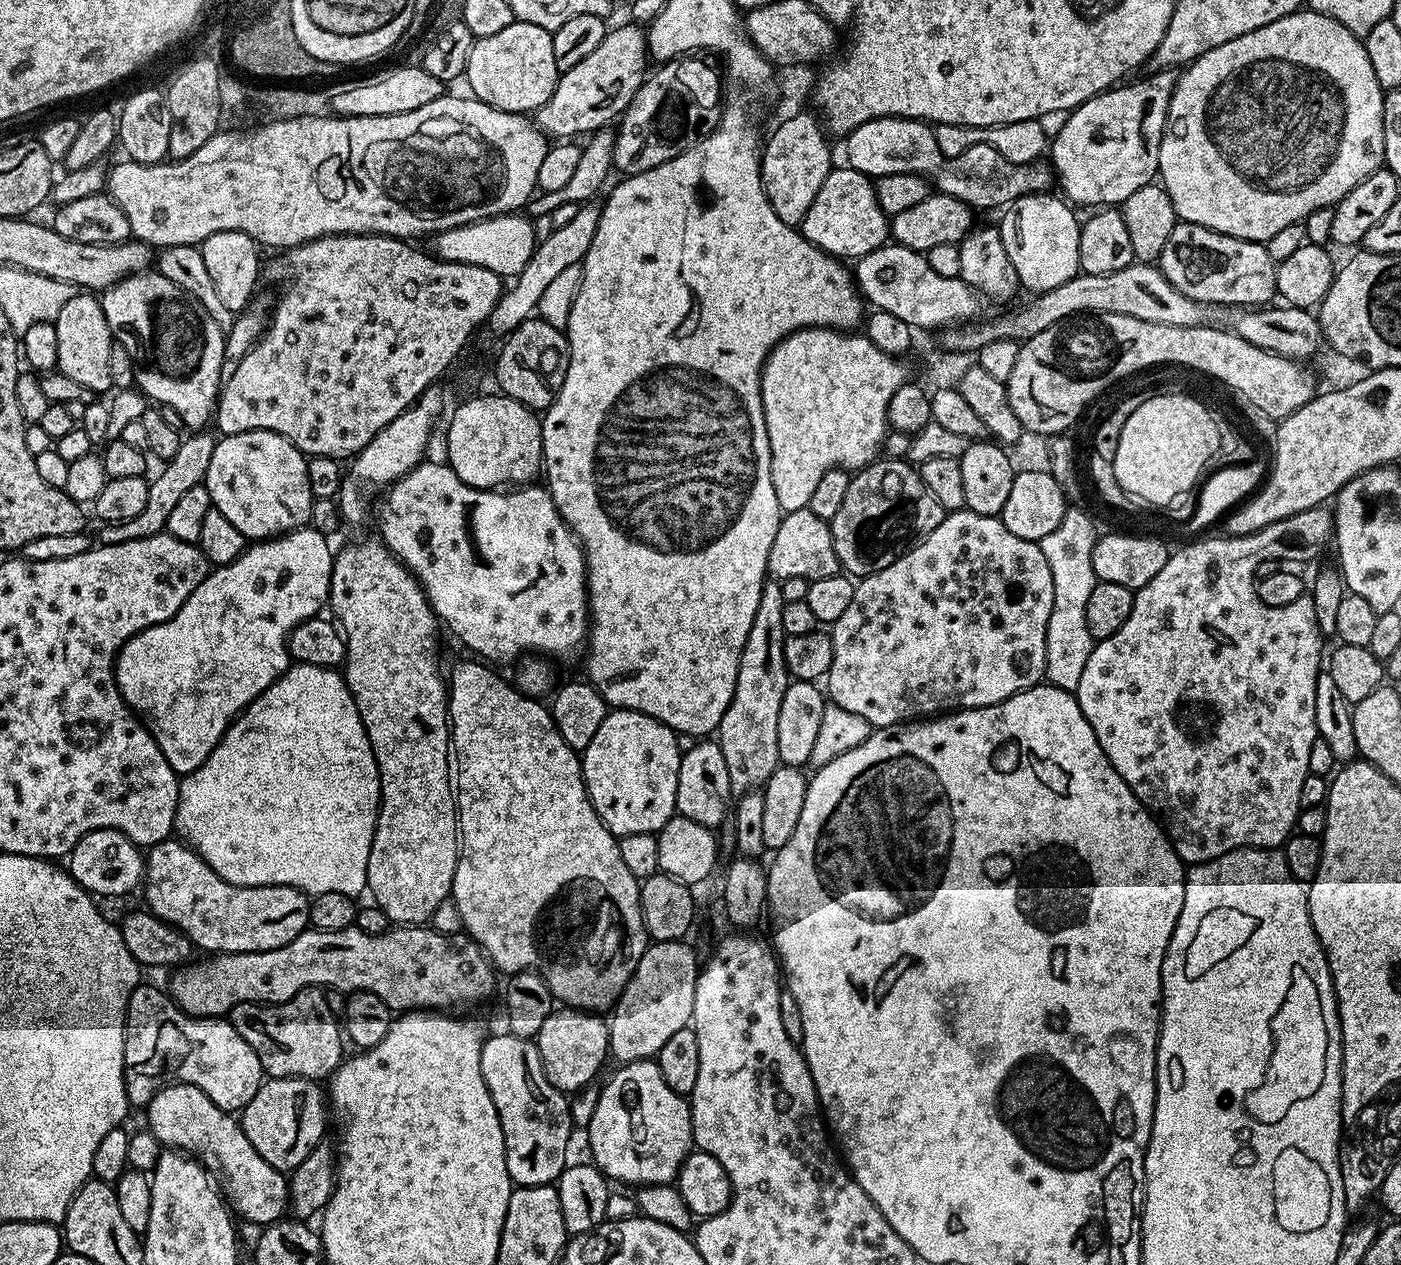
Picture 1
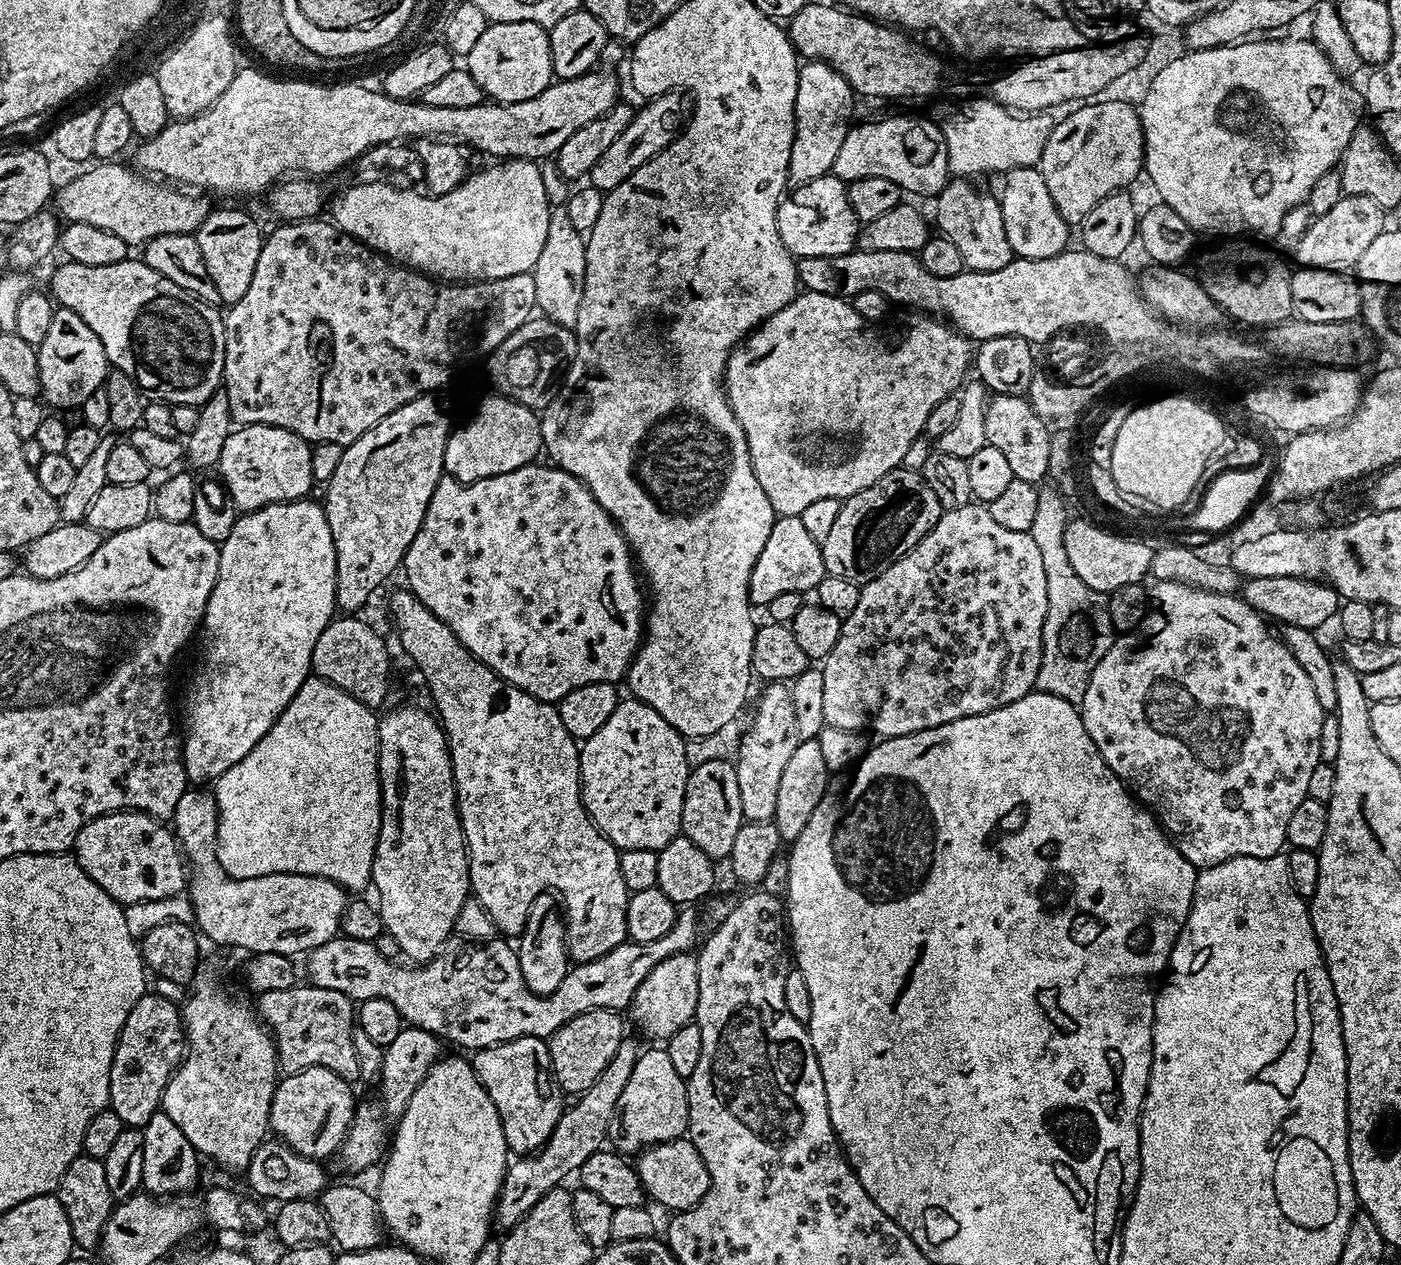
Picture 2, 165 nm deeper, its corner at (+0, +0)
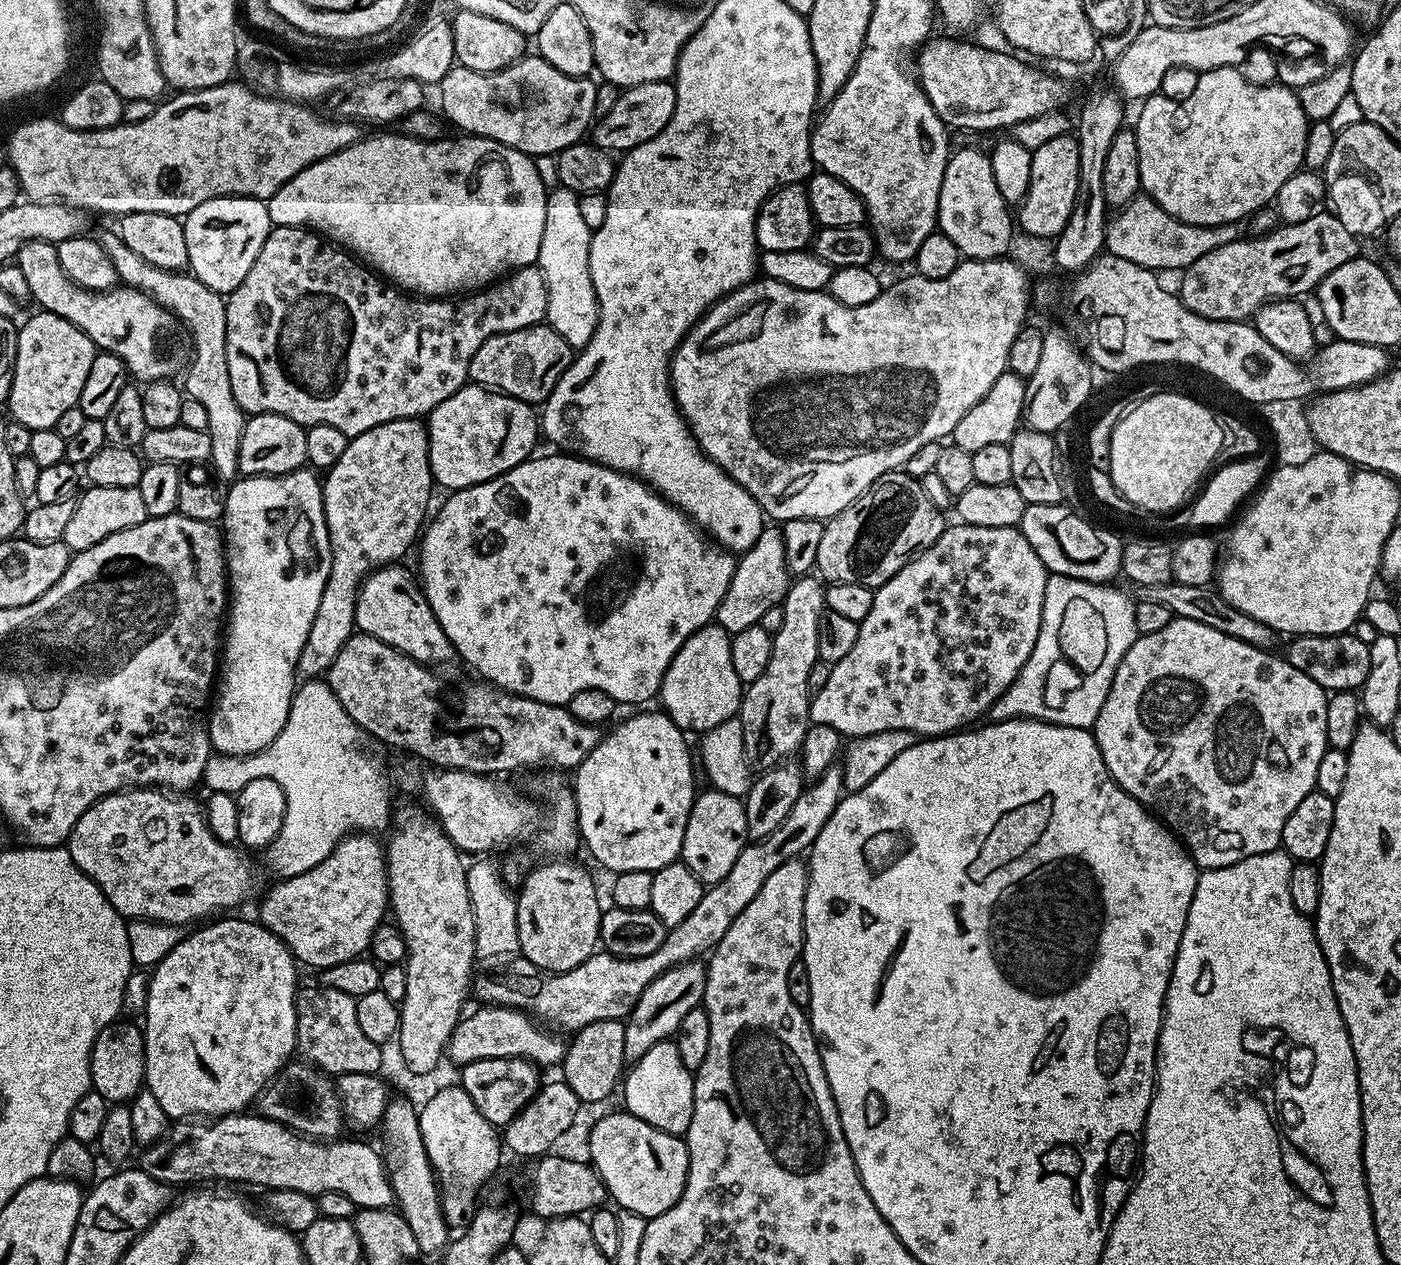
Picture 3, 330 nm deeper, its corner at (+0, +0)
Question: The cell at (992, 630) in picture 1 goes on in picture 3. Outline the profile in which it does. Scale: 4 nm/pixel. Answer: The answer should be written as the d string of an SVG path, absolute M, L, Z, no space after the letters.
M953 524L953 528L945 527L934 546L875 589L870 614L860 620L858 639L850 654L832 665L826 686L811 697L811 723L834 726L844 738L869 736L882 730L906 730L920 738L946 736L975 725L983 712L991 713L994 702L1018 678L1038 642L1050 573L1019 527Z

